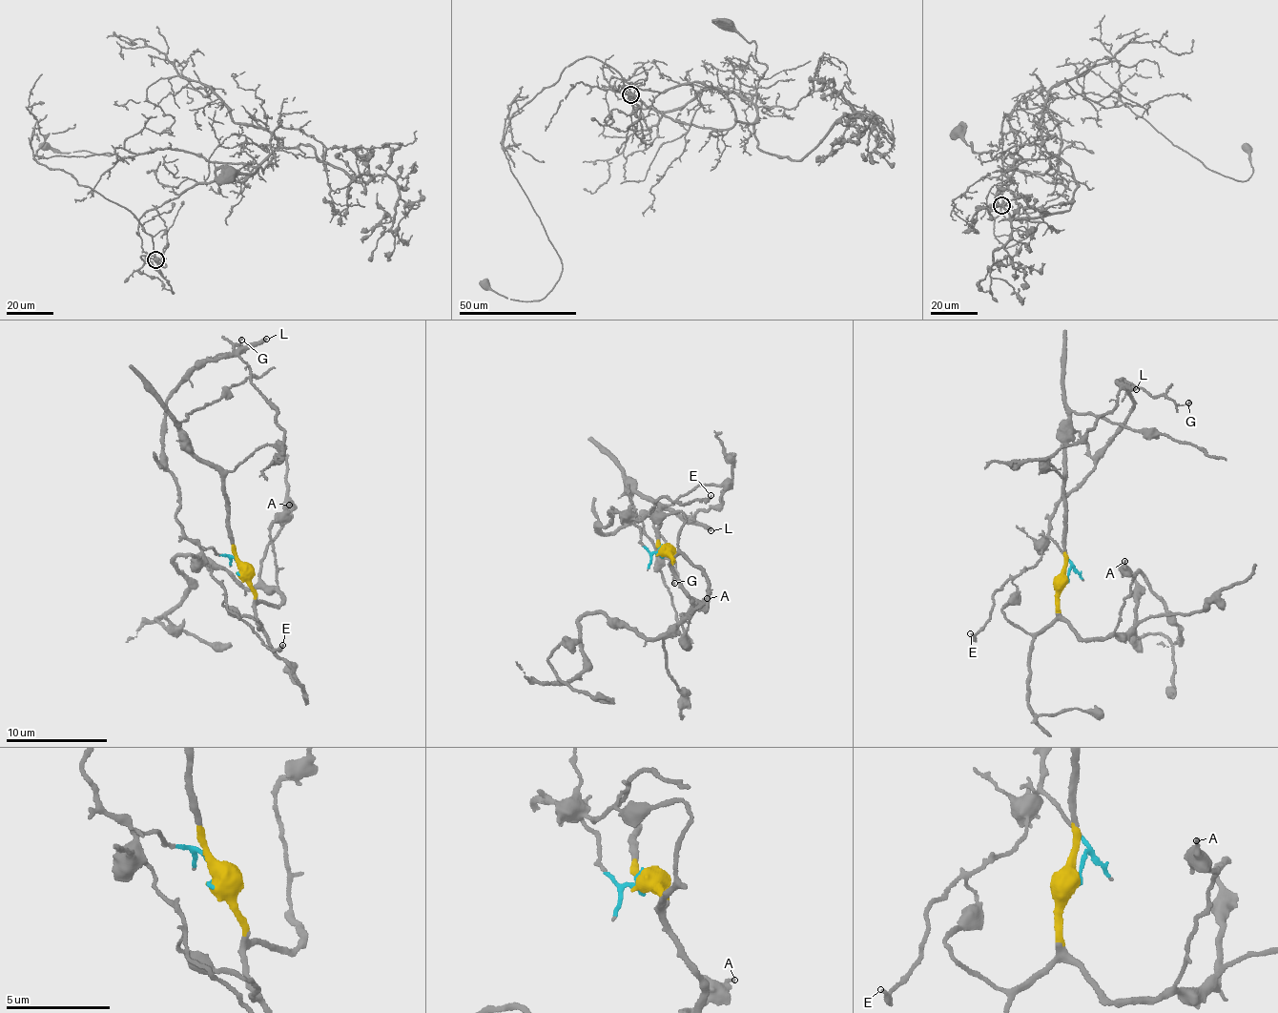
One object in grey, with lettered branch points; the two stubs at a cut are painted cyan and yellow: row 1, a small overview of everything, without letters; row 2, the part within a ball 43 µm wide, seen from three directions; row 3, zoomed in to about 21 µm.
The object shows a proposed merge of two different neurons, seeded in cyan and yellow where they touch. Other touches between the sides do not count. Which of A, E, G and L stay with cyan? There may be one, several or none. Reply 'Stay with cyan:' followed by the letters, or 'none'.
Stay with cyan: E, G, L

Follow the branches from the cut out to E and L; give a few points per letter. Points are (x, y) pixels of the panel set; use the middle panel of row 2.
E: (661, 552), (649, 554), (638, 527), (633, 519), (631, 521), (664, 497), (681, 505), (710, 496)
L: (661, 552), (649, 554), (628, 517), (614, 509), (613, 521), (596, 526), (609, 531), (653, 509), (711, 531)

